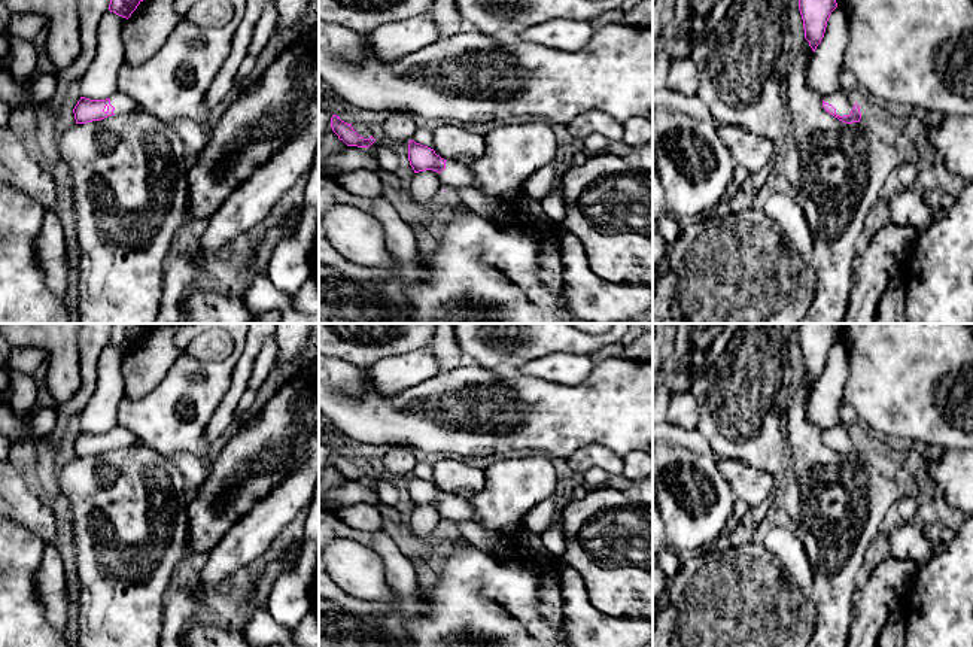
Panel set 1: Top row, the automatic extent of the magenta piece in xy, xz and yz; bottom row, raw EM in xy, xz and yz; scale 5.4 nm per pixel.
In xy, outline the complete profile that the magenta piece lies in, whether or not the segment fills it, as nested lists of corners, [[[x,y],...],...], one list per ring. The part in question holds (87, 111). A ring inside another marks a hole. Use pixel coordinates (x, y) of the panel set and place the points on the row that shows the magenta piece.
[[[115,94],[106,100],[89,100],[80,97],[73,109],[76,124],[101,121],[116,113],[125,113],[142,109],[134,100],[124,94]]]

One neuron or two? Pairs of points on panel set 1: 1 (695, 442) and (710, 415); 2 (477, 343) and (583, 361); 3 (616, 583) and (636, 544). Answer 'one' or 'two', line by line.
1: two
2: two
3: one

